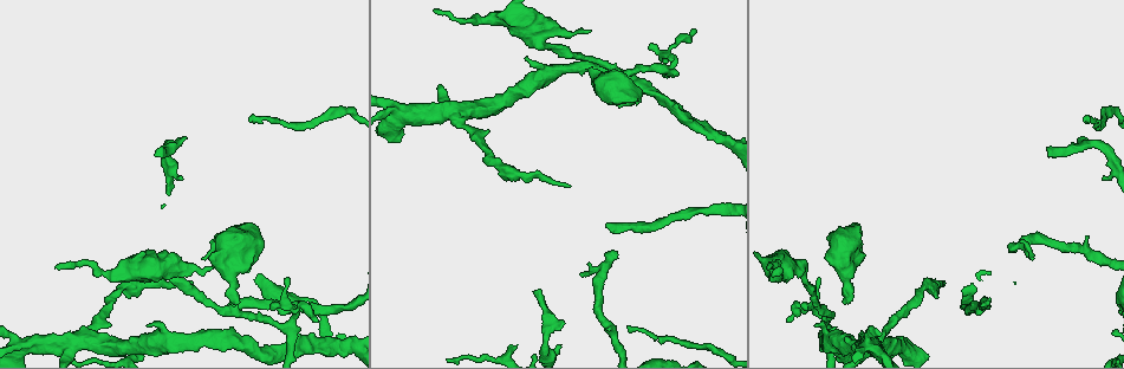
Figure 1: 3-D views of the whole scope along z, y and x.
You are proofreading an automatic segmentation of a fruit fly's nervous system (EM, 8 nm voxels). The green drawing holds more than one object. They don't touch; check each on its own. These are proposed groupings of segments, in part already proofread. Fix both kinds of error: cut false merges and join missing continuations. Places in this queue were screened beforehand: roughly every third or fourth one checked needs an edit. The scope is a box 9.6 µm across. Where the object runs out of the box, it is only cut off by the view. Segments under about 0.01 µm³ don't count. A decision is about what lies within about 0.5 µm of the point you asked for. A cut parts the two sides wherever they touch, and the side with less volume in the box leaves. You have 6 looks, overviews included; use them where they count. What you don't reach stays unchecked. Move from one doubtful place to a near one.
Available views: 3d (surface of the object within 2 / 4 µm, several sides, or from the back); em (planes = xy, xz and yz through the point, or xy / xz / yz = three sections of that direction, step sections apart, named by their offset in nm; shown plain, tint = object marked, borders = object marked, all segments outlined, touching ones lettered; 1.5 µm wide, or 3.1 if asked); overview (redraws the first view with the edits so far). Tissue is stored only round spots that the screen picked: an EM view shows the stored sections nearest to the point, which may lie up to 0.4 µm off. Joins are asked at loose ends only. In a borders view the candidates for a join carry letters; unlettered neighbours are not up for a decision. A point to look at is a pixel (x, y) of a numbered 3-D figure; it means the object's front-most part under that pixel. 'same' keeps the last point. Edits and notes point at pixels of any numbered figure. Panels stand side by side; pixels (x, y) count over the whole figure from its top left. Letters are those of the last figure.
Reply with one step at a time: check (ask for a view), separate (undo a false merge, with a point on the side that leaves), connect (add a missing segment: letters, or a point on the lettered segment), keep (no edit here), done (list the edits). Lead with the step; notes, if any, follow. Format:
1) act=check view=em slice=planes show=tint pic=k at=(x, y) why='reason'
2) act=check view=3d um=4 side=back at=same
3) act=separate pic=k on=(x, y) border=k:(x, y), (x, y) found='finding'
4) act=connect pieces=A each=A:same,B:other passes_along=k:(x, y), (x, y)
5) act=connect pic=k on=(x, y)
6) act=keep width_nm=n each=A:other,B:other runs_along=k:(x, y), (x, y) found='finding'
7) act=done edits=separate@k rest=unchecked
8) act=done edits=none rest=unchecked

act=check view=3d um=2 pic=1 at=(272, 310)

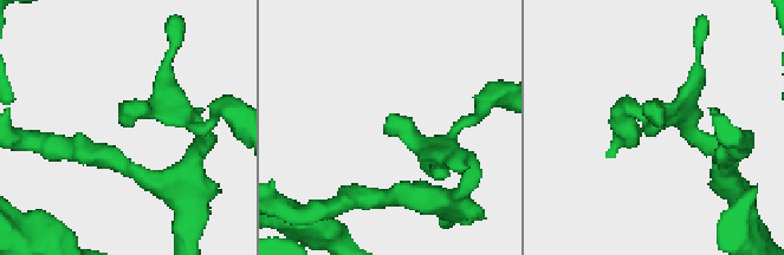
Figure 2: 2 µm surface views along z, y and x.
act=check view=em slice=xy step=8 show=tint pic=2 at=(657, 121)

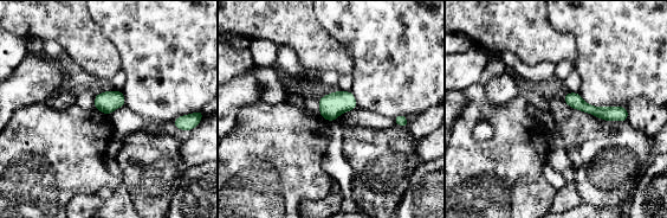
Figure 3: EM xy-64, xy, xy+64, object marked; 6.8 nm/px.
act=check view=em slice=planes show=borders at=same why='another direction'

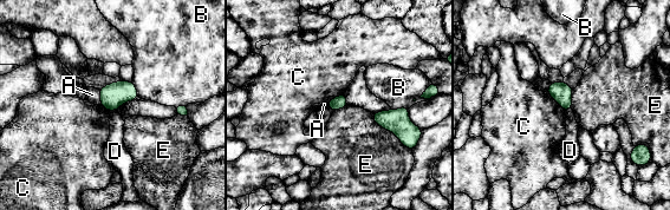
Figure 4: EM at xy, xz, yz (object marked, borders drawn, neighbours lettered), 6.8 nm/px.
act=keep each=A:other,B:other,C:other,D:other,E:other border=4:(371, 113), (378, 125), (408, 149) found='no lettered segment goes on from it'

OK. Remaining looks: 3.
act=check view=3d um=4 pic=1 at=(828, 260) why='free end'

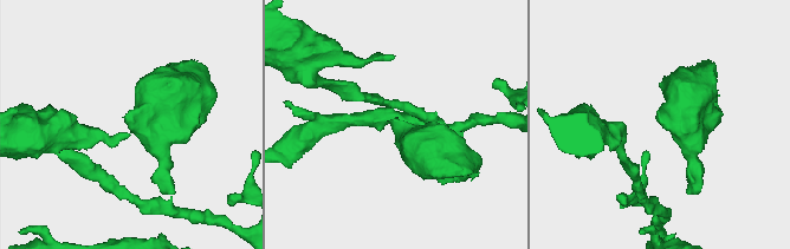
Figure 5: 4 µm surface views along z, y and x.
act=check view=em slice=planes show=plain pic=5 at=(125, 118) why='shape alone is not enough'

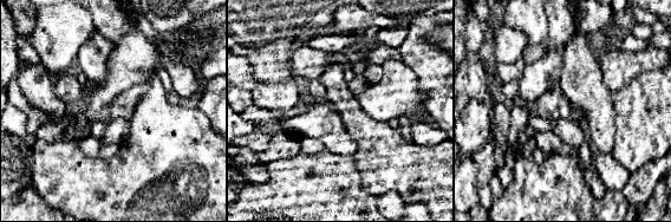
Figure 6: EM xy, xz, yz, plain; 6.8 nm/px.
act=check view=em slice=planes show=borders at=same

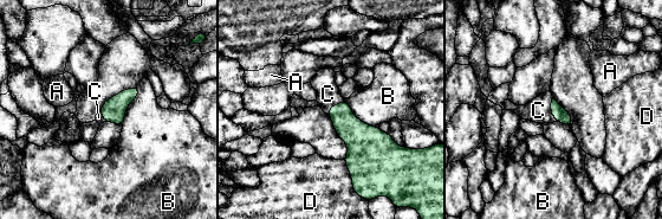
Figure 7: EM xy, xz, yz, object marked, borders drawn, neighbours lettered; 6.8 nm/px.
act=connect pic=7 on=(538, 110) longest_contact=B:300nm each=A:other,B:other,C:same,D:other found='the cell continues'

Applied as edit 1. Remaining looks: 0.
act=done edits=connect@7 rest=unchecked

